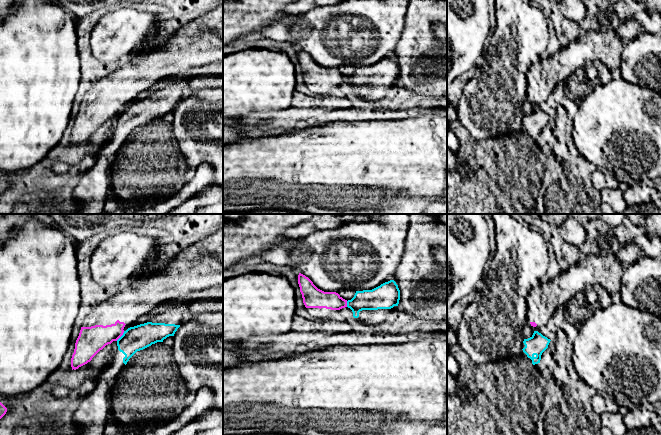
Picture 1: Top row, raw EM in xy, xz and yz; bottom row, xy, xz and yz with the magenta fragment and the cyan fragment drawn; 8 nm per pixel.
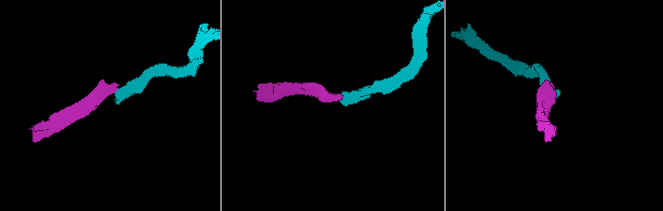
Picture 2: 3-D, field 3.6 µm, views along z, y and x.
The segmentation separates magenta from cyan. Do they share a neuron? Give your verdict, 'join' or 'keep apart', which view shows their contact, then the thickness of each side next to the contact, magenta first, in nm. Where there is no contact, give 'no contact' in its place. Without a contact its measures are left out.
keep apart | xy | 220/200 nm

